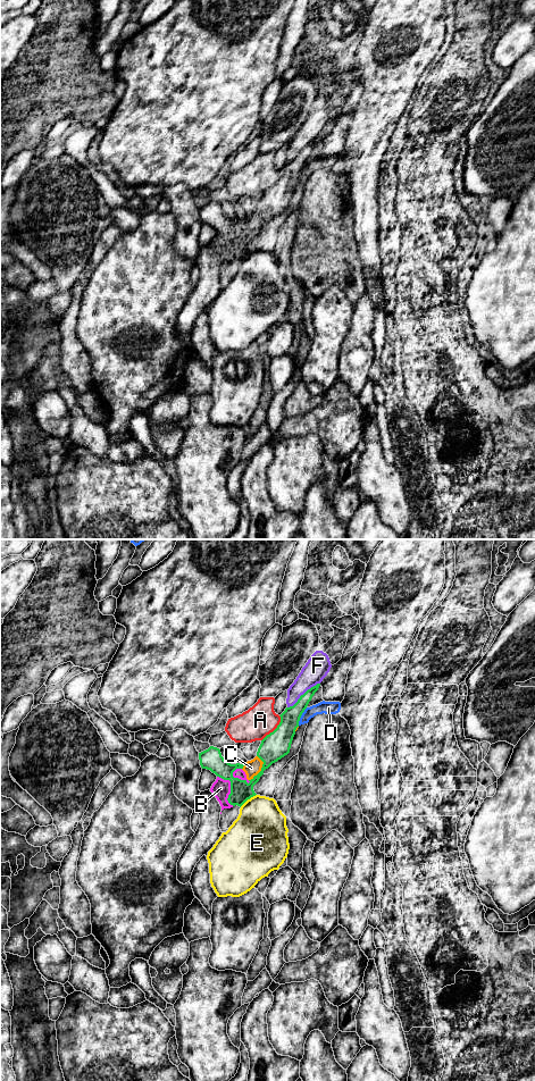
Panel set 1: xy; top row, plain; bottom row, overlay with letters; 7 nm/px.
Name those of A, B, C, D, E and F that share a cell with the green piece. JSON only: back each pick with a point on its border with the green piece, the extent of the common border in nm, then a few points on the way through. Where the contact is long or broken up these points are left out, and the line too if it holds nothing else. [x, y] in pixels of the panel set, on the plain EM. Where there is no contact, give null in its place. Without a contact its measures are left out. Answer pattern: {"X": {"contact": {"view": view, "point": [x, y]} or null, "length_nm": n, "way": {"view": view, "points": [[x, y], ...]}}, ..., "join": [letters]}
{"join": []}

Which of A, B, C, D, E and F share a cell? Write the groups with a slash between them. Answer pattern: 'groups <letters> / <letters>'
groups A / B C D / E / F

